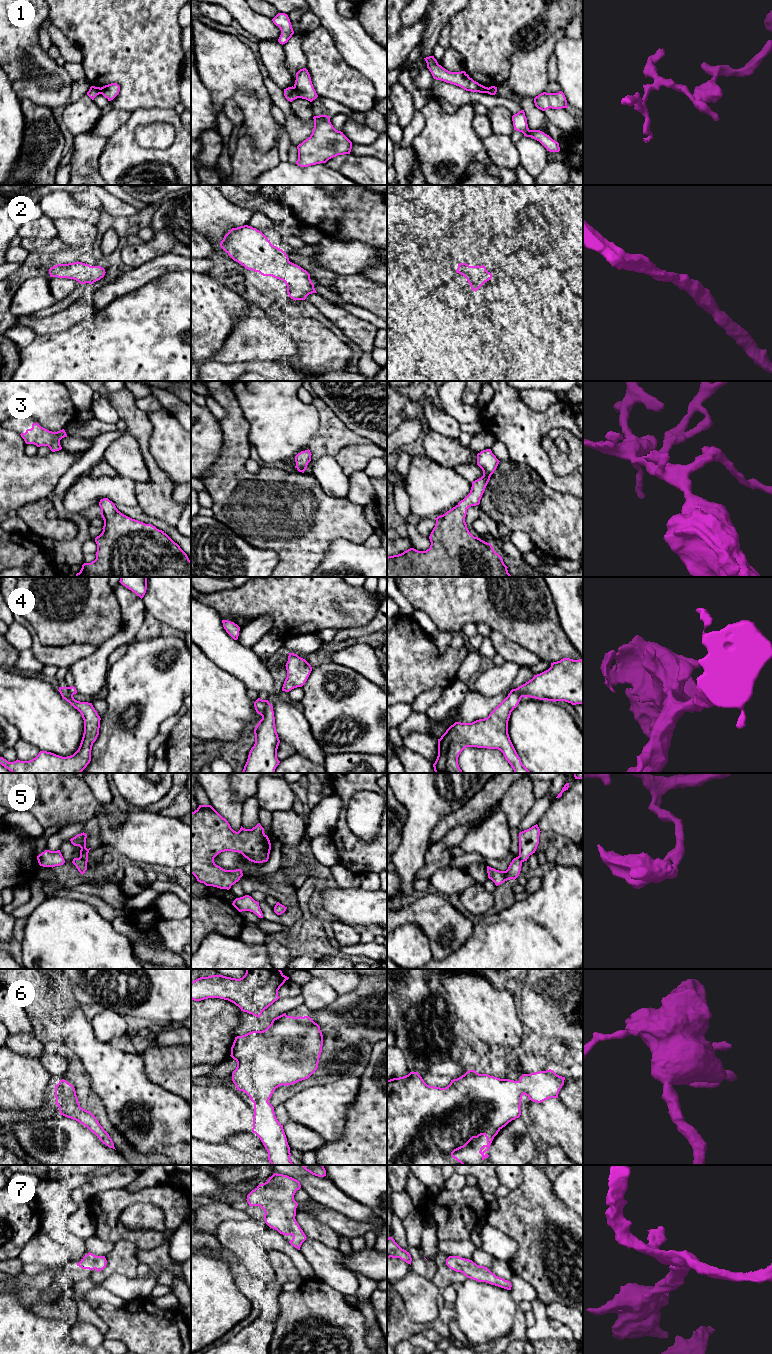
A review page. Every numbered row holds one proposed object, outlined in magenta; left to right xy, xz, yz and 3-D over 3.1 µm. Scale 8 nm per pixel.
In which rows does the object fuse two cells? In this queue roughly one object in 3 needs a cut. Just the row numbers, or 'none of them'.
1, 4, 5

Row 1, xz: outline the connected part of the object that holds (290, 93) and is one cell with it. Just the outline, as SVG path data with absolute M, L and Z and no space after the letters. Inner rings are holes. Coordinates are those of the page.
M293 86L284 89L284 96L290 102L292 102L293 100L299 98L299 94Z

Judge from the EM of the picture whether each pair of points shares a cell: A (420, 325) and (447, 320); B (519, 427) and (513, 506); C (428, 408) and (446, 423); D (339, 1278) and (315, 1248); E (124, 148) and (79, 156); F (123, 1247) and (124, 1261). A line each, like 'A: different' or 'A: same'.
A: same
B: different
C: same
D: same
E: different
F: same

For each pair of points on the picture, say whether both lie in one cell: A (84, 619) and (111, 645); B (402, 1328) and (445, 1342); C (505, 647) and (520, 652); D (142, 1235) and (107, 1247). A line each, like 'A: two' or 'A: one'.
A: two
B: two
C: one
D: two

